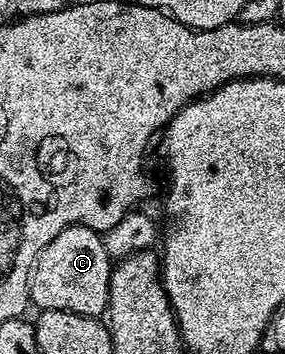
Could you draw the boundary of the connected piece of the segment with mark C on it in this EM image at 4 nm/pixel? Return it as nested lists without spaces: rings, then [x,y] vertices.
[[[75,223],[73,227],[62,229],[42,253],[38,253],[36,263],[32,267],[32,276],[28,279],[28,298],[33,308],[40,311],[69,311],[89,317],[100,317],[108,310],[110,297],[110,277],[114,260],[108,254],[101,232],[85,227],[83,223]]]

